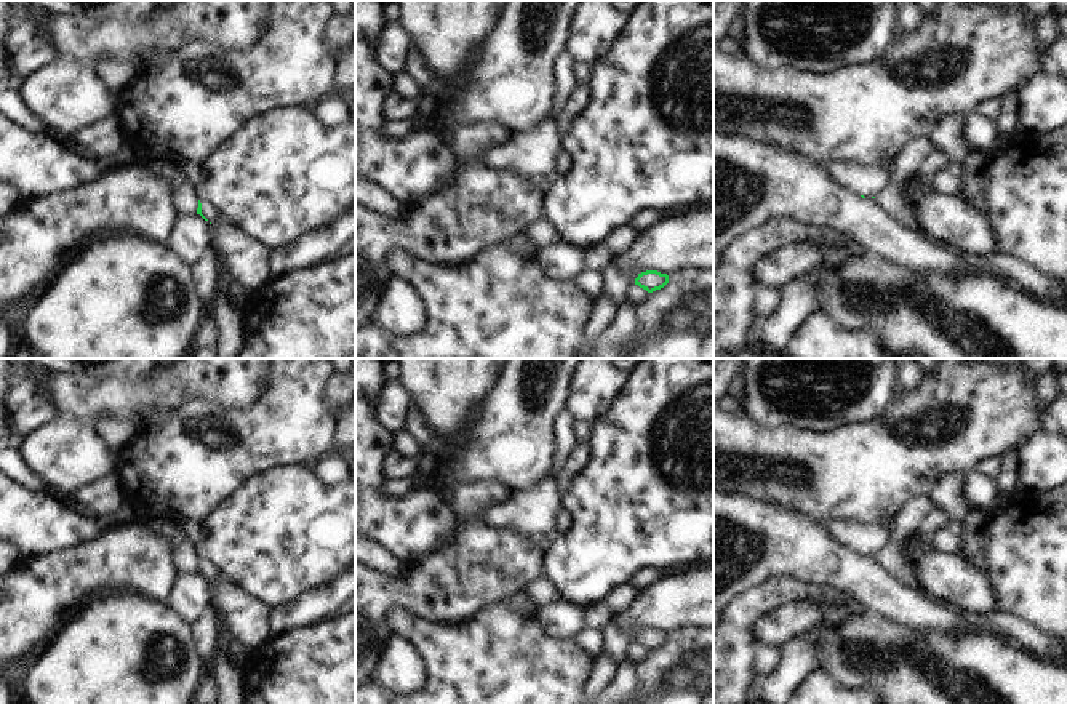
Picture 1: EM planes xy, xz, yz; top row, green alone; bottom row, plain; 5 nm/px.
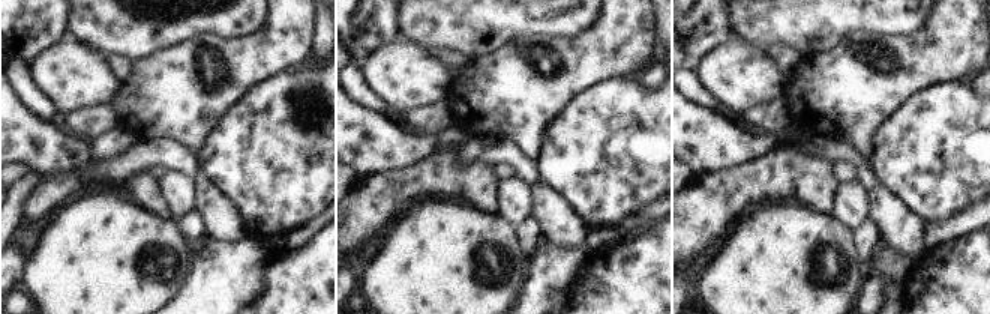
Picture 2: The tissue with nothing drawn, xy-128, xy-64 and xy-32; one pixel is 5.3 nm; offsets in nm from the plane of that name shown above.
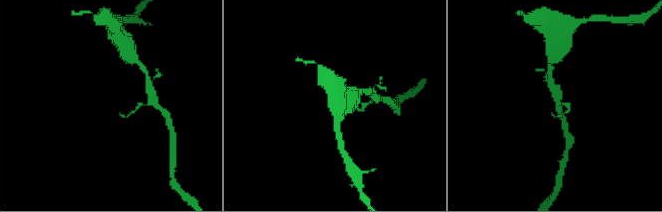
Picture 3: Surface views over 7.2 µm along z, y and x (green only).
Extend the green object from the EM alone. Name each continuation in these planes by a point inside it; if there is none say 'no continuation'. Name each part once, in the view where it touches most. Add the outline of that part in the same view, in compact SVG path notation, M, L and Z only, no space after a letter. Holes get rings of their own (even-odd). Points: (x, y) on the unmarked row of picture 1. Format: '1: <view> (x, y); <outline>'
1: xy (173, 532); M155 518L149 522L149 530L155 531L158 536L163 536L174 544L181 544L182 541L192 542L202 562L202 573L208 578L208 581L214 579L221 573L216 563L200 552L197 536L189 526L163 518Z

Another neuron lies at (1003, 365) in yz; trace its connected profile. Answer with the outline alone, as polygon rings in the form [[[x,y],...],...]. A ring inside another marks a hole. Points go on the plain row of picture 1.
[[[957,358],[957,360],[969,366],[982,366],[1000,373],[1008,373],[1014,368],[1025,368],[1030,358]]]

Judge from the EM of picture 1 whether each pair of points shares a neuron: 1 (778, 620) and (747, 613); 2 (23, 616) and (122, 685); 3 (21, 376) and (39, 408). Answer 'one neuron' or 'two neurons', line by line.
1: two neurons
2: two neurons
3: one neuron

